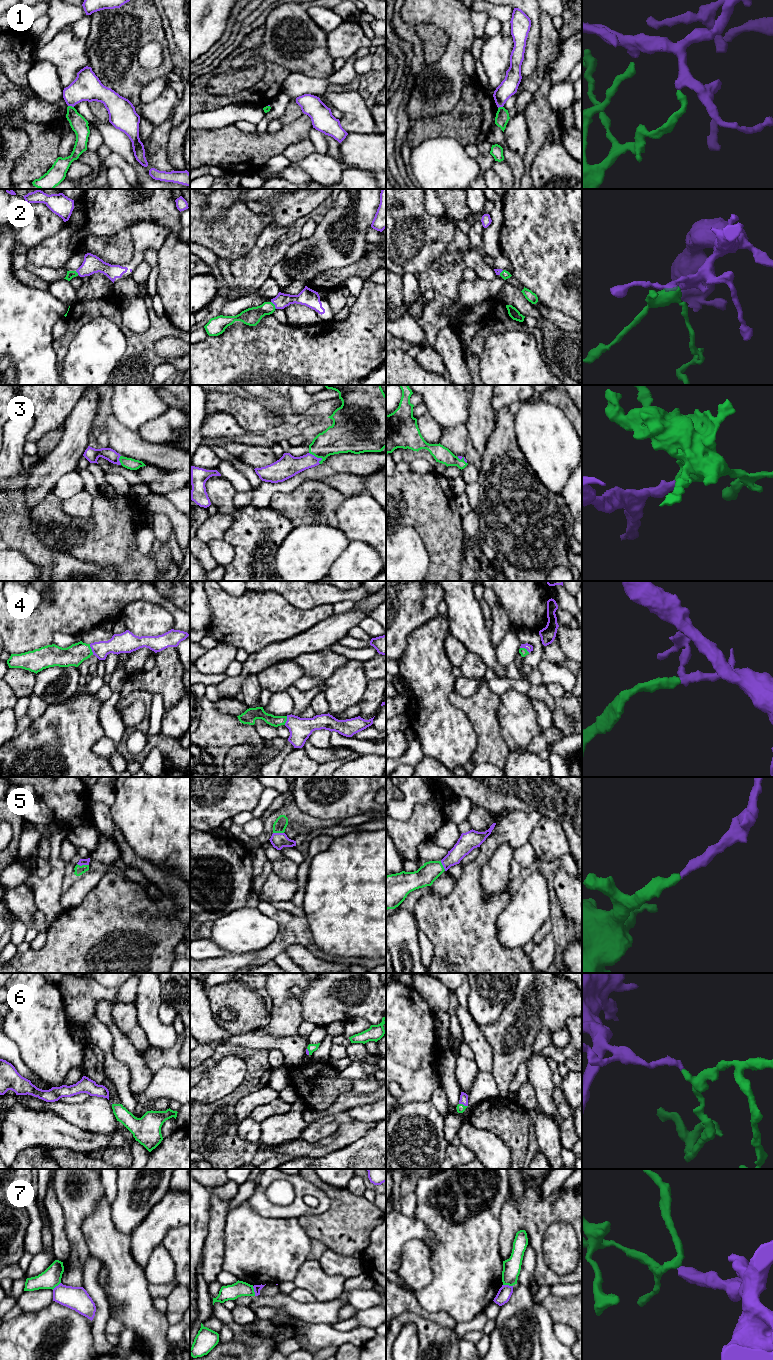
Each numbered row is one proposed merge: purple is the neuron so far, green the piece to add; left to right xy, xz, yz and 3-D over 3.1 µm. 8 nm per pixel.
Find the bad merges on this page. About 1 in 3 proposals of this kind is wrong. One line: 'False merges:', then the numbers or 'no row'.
False merges: 1, 7

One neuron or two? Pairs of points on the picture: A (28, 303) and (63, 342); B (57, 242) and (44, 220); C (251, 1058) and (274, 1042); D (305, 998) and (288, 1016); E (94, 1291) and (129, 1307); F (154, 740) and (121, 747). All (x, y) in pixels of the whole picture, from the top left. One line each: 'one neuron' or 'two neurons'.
A: two neurons
B: two neurons
C: two neurons
D: two neurons
E: two neurons
F: one neuron

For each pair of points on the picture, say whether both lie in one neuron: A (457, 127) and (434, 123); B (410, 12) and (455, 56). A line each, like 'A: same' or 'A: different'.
A: same
B: same

